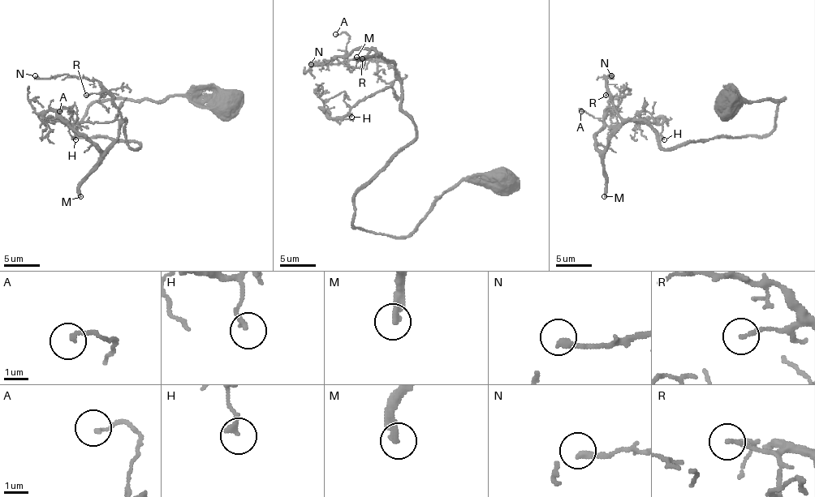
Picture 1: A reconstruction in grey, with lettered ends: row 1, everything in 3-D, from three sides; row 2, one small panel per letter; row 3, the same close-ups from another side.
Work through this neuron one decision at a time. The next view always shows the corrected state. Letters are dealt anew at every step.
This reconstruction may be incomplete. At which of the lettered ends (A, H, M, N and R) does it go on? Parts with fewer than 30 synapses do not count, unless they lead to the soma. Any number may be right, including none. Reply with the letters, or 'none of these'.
M

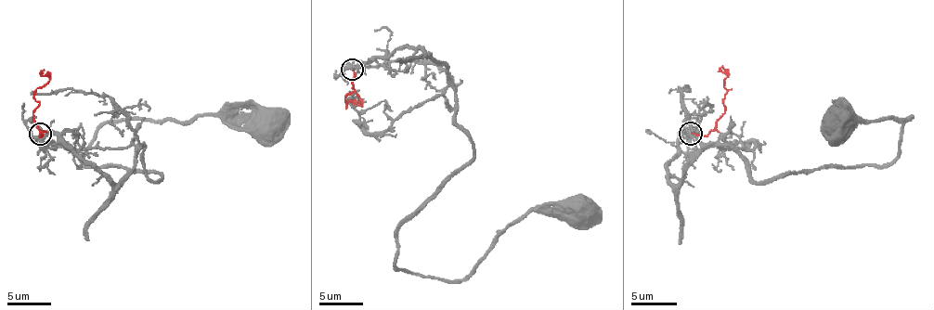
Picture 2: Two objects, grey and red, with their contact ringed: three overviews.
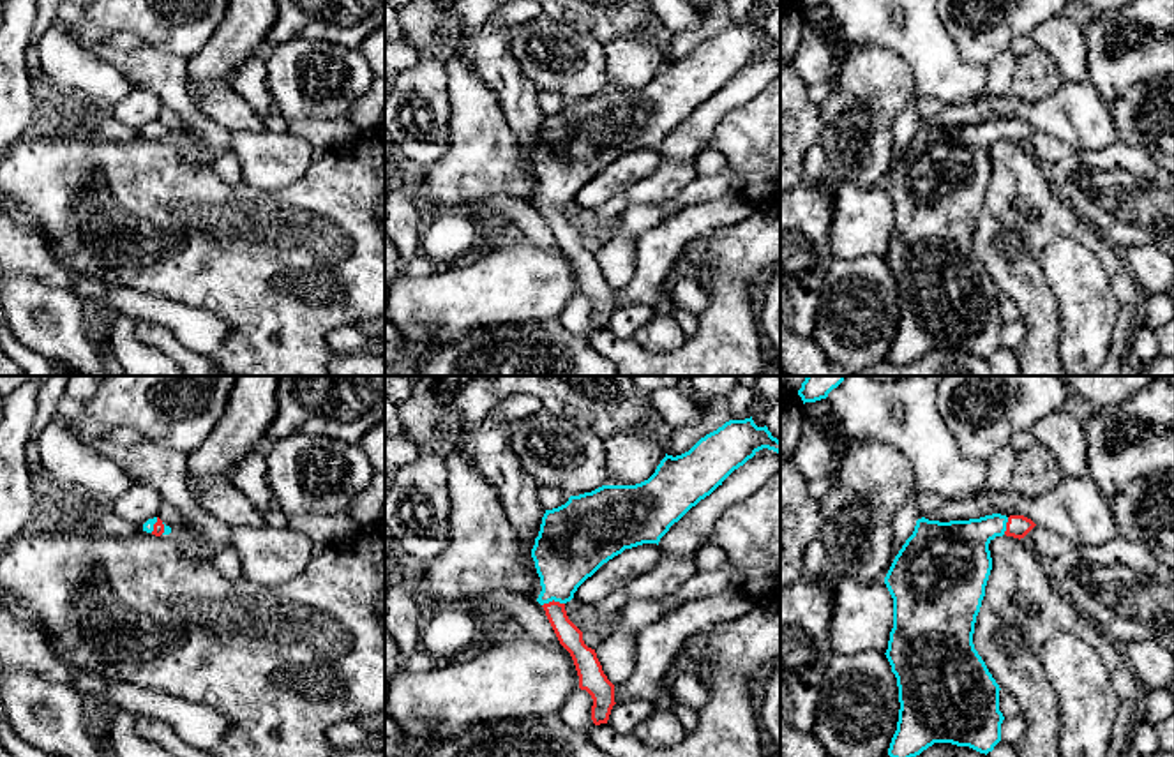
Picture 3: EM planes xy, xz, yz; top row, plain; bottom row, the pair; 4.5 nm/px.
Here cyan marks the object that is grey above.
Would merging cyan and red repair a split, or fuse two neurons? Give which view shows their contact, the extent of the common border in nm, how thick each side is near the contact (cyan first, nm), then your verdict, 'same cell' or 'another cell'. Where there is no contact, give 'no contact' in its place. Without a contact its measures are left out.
contact in xz; length 110 nm; calibres 320 and 110 nm; same cell

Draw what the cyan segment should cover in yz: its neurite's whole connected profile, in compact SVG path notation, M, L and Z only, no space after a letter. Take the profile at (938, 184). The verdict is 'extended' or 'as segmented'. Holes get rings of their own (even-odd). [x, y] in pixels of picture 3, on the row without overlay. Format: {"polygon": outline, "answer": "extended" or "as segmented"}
{"polygon": "M992 118L969 125L916 125L913 139L895 161L884 189L893 203L893 233L890 236L886 263L899 291L899 326L888 360L907 365L920 360L934 348L969 351L989 358L1001 346L999 289L973 249L975 228L985 201L985 191L992 175L989 148L996 141L1024 143L1036 129L1024 120Z", "answer": "extended"}

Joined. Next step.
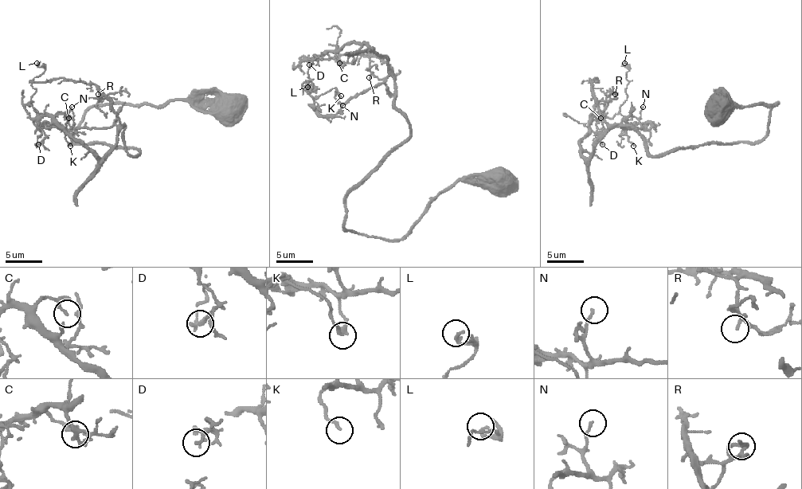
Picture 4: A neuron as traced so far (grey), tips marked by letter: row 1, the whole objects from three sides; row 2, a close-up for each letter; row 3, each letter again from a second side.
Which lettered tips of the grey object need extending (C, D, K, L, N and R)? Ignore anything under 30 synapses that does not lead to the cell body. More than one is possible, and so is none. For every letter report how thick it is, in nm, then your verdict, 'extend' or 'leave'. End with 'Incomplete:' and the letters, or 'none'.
C: 140 nm thick; leave
D: 130 nm thick; leave
K: 150 nm thick; leave
L: 180 nm thick; leave
N: 140 nm thick; leave
R: 160 nm thick; leave
Incomplete: none

